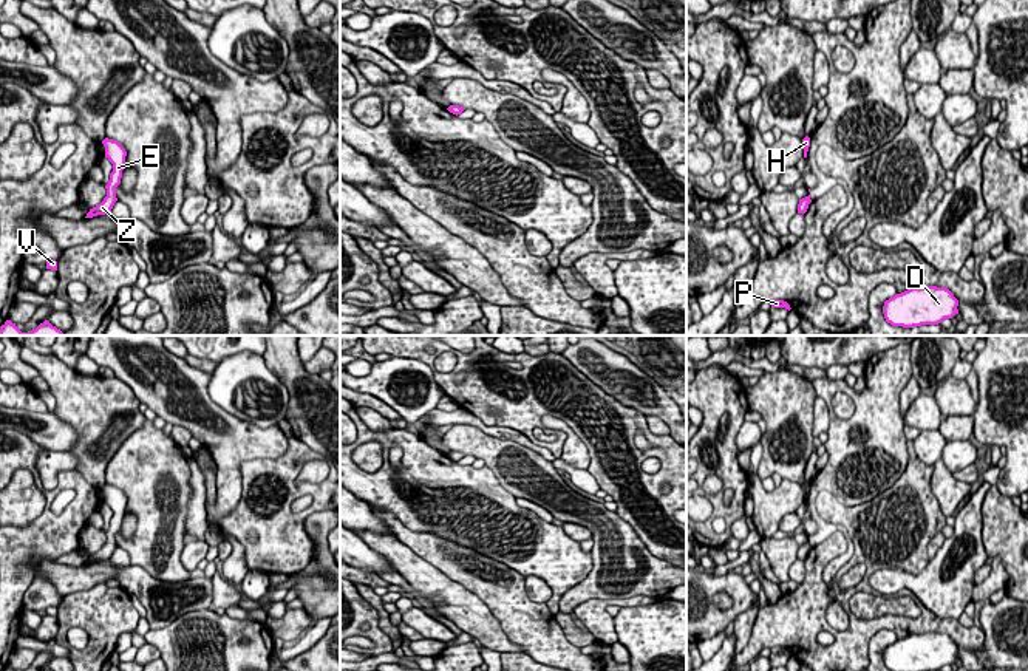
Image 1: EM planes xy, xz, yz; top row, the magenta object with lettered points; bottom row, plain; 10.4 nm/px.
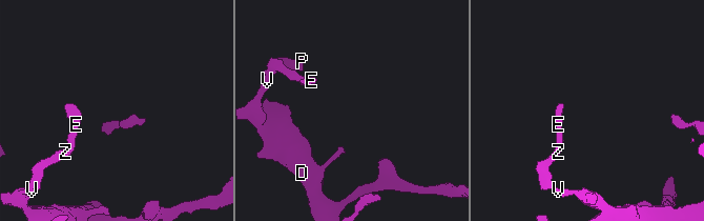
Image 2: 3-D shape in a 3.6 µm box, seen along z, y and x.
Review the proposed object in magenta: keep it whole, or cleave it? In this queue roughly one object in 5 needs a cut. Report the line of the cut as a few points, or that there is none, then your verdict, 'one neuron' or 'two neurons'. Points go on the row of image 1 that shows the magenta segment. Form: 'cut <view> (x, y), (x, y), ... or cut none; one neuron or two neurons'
cut none; one neuron

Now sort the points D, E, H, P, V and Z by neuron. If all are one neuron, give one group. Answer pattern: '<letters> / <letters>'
D E H P V Z

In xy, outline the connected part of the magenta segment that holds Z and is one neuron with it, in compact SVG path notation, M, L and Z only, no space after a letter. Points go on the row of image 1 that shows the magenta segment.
M105 138L102 144L105 147L105 158L113 164L113 172L110 173L110 181L105 186L107 196L100 204L90 209L85 218L110 213L114 203L117 201L116 187L121 184L127 152L117 141L108 138Z

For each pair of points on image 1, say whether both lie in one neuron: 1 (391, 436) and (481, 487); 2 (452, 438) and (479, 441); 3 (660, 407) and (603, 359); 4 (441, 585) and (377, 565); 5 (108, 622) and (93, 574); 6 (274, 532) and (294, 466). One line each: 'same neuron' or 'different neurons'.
1: same neuron
2: same neuron
3: same neuron
4: different neurons
5: different neurons
6: same neuron

